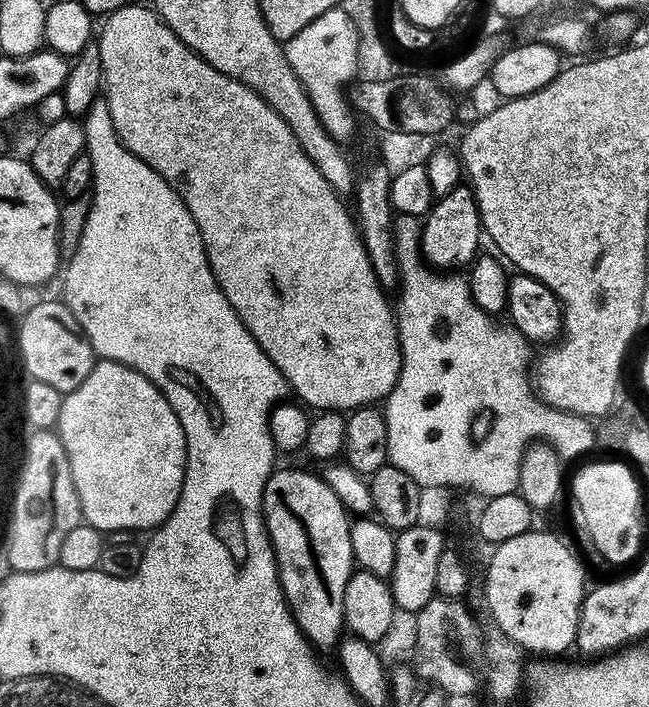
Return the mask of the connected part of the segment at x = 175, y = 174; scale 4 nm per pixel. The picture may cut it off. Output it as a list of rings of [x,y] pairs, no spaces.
[[[130,2],[107,16],[103,24],[104,29],[101,32],[99,29],[98,32],[103,72],[102,92],[108,101],[110,122],[114,122],[114,130],[122,146],[126,146],[130,154],[142,158],[142,162],[149,164],[180,195],[202,234],[208,265],[222,294],[226,294],[226,302],[234,306],[246,330],[250,330],[270,362],[278,366],[294,396],[296,392],[295,399],[312,410],[355,410],[364,405],[375,405],[387,398],[400,377],[400,333],[393,305],[392,308],[388,305],[389,297],[376,281],[376,274],[364,242],[360,239],[357,225],[350,222],[349,209],[348,212],[344,209],[345,201],[338,198],[337,192],[327,184],[314,162],[303,152],[284,119],[257,92],[250,90],[250,86],[214,70],[214,66],[207,64],[197,52],[189,50],[151,7],[143,8],[136,2]]]

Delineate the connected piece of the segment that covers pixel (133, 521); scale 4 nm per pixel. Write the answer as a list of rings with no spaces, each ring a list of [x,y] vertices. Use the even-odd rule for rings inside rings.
[[[100,360],[92,367],[86,382],[63,397],[58,435],[78,490],[81,517],[101,532],[128,534],[131,528],[155,530],[176,509],[186,462],[184,431],[170,402],[142,374],[124,364]]]

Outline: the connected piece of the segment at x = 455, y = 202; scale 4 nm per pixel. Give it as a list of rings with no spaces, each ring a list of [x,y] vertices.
[[[461,186],[433,203],[420,228],[420,255],[423,263],[436,270],[456,270],[459,264],[471,265],[481,251],[482,225],[476,195],[471,187]]]

